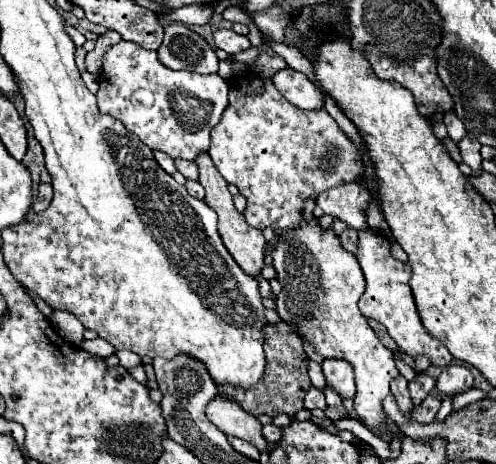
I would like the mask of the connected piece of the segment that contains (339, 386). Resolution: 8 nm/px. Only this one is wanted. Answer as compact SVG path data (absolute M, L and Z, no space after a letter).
M328 358L322 364L324 368L324 376L326 382L340 394L346 398L352 398L356 394L356 386L354 386L354 372L352 366L340 358Z

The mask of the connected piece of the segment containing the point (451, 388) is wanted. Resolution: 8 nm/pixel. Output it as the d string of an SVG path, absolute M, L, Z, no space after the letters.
M448 366L436 380L436 390L442 394L452 394L458 390L468 390L474 384L474 376L466 366Z

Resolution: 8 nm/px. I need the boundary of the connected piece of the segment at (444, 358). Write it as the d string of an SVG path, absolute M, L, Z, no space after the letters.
M360 230L358 232L358 252L356 258L360 262L360 268L366 278L366 290L358 300L358 308L364 318L374 318L380 324L386 326L388 334L396 340L398 348L404 350L408 356L428 356L432 364L446 368L452 362L450 350L436 338L432 338L426 328L422 326L422 320L418 316L412 290L408 286L408 278L412 276L412 270L408 264L402 264L400 260L392 258L390 254L390 242L372 230Z

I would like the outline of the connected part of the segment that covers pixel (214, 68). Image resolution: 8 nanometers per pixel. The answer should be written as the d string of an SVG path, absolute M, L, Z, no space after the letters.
M172 22L164 28L164 42L158 48L158 60L170 70L188 70L196 74L218 72L218 56L212 46L180 22Z

